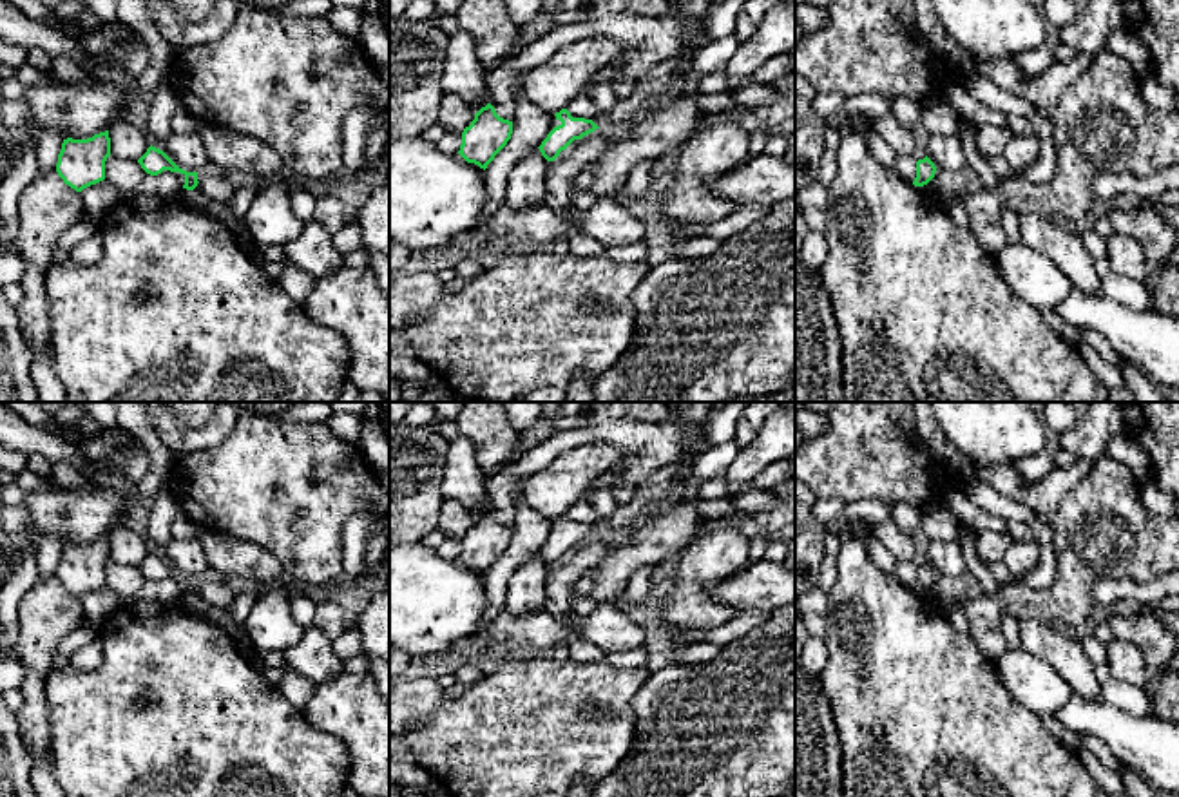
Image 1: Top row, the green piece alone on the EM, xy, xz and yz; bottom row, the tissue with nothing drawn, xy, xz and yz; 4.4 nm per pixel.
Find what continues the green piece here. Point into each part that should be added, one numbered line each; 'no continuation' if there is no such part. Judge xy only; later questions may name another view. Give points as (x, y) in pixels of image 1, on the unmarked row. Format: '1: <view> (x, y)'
no continuation

